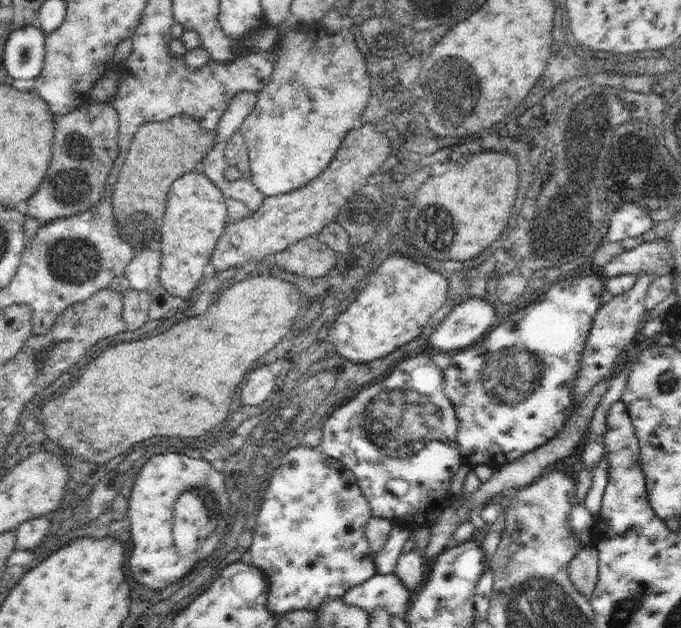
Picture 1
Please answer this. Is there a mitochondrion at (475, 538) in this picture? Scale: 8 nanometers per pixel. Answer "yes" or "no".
no

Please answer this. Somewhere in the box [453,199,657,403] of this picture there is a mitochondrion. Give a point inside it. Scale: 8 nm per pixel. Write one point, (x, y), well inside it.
(533, 231)

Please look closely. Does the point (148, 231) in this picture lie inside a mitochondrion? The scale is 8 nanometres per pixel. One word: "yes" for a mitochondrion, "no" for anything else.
yes

